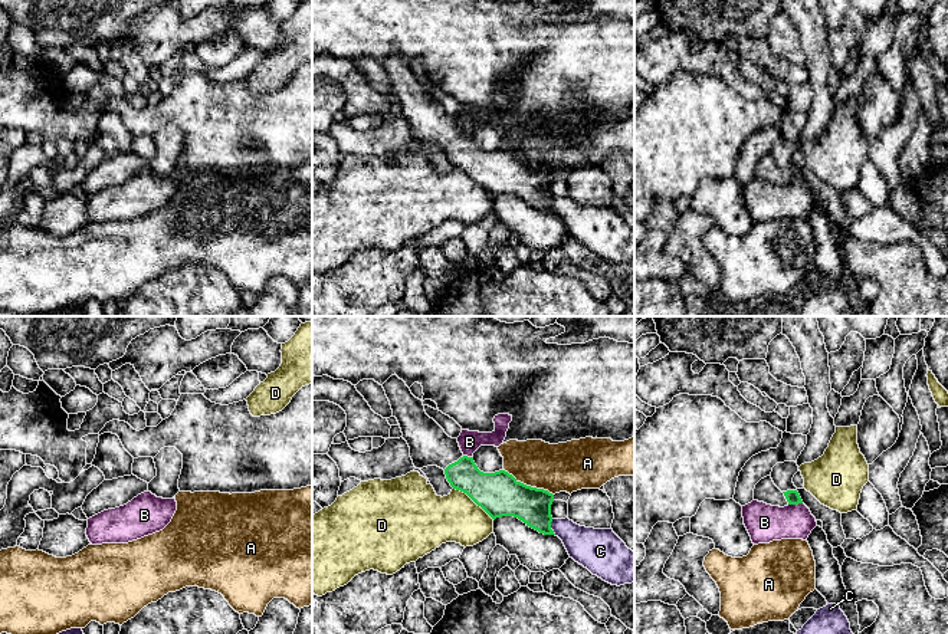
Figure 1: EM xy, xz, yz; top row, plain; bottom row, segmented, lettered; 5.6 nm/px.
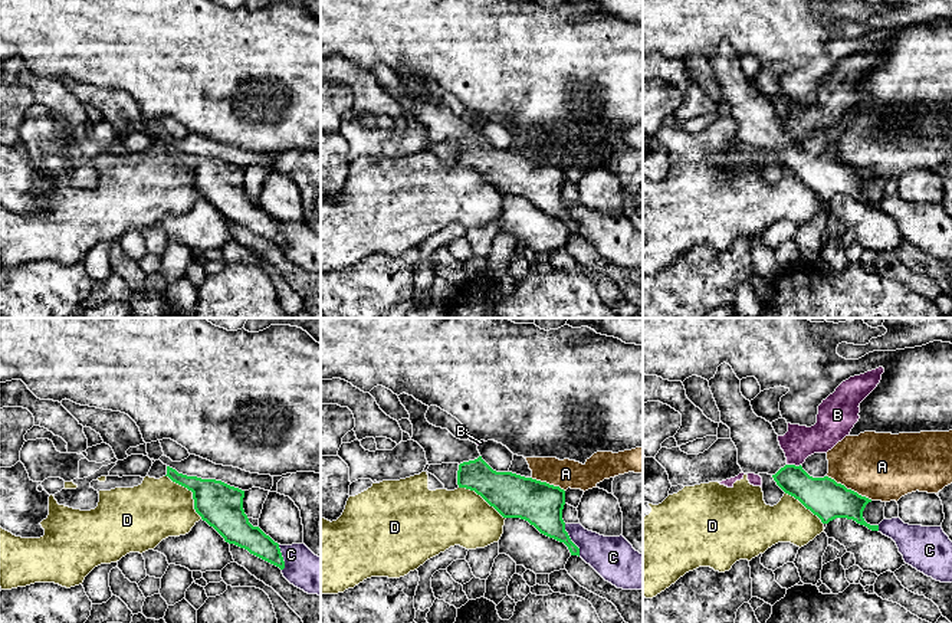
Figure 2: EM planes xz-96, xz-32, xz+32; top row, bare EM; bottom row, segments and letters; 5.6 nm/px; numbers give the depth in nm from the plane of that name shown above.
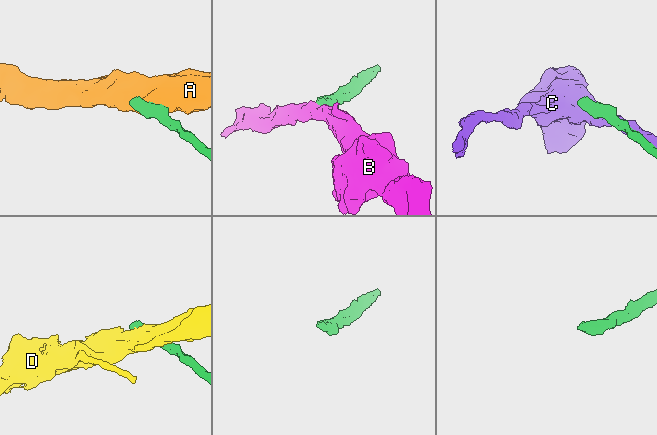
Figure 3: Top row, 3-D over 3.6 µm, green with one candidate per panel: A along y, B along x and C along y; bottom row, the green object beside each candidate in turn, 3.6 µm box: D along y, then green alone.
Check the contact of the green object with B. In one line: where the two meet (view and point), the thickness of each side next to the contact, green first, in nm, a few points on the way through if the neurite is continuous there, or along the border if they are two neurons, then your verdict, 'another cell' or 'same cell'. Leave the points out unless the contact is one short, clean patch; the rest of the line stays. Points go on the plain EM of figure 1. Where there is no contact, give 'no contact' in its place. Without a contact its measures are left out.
meets green in yz at (794, 181); 80 nm thick on the green side, 200 nm on the other; border along yz (801, 180), (789, 183); another cell

